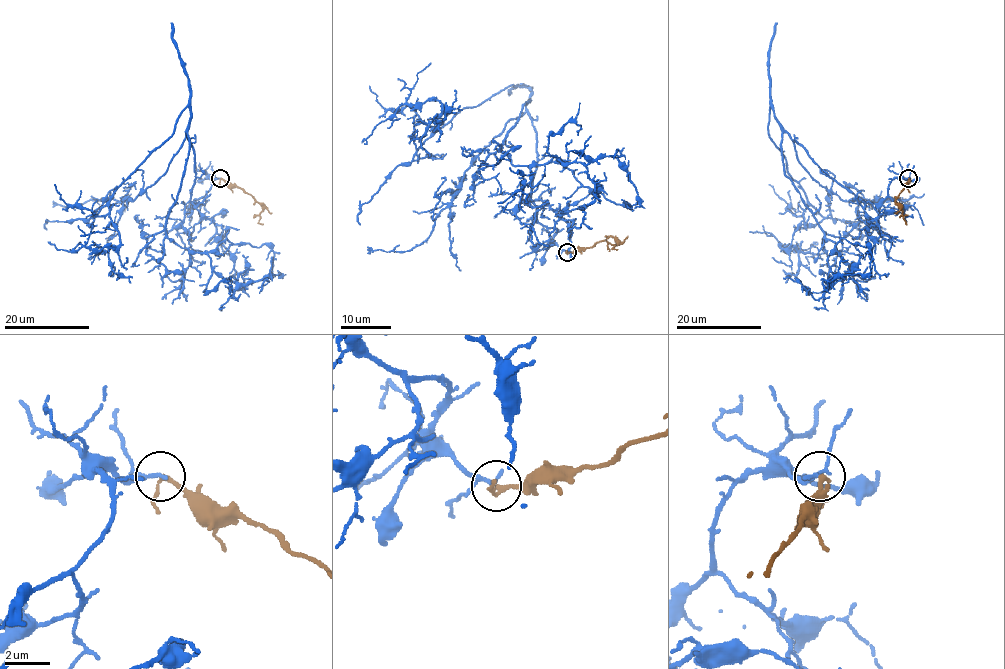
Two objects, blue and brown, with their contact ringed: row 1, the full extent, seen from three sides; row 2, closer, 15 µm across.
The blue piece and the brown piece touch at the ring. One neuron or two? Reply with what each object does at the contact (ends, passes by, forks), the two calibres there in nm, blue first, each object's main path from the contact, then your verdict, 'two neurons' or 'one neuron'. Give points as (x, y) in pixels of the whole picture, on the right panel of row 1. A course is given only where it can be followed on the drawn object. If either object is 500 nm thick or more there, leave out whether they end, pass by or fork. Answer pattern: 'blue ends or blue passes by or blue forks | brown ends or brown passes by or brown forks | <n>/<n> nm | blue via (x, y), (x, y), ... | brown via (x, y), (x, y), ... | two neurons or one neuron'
blue passes by | brown passes by | 150/170 nm | blue via (908, 178), (879, 203), (861, 201), (770, 106), (768, 135), (807, 202), (781, 247), (817, 242) | brown via (908, 178), (895, 203), (907, 224) | one neuron

